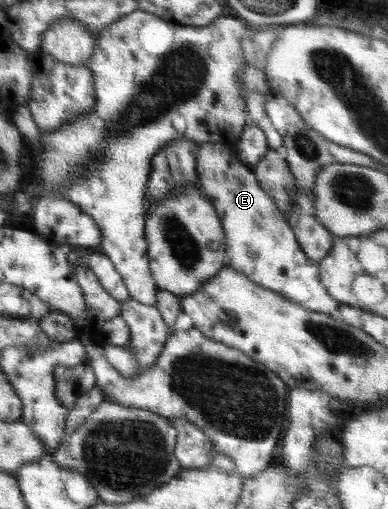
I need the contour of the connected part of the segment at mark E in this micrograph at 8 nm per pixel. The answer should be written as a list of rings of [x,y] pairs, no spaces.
[[[203,143],[199,145],[196,172],[201,187],[212,200],[216,213],[220,215],[223,223],[227,265],[244,273],[249,281],[256,282],[265,289],[273,290],[308,310],[335,314],[341,303],[331,297],[331,294],[321,284],[317,262],[309,260],[303,254],[294,232],[288,225],[288,219],[279,209],[275,197],[260,185],[252,166],[243,163],[236,156],[235,151],[228,148],[225,143]]]

